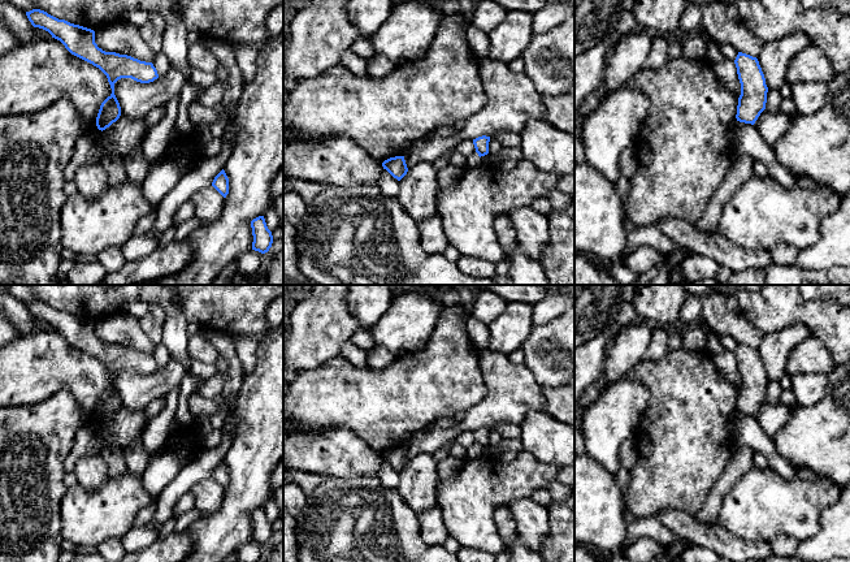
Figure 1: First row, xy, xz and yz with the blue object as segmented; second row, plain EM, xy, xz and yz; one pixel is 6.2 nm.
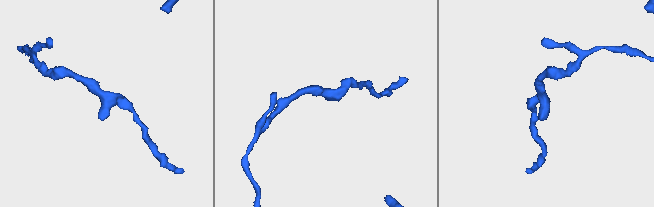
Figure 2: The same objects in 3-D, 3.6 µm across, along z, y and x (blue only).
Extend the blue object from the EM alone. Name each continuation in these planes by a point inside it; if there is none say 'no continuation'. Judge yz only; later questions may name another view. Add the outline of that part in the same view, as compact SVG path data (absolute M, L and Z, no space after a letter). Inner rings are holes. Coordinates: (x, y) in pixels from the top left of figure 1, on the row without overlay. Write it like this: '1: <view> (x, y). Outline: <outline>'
no continuation

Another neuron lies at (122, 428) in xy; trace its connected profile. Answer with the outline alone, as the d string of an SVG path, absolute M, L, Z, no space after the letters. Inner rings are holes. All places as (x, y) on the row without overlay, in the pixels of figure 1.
M123 406L103 422L105 441L122 449L139 438L148 424L144 410L127 410Z

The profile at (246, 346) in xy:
M251 336L234 337L235 353L242 363L244 375L251 373L256 366L259 342L259 338Z

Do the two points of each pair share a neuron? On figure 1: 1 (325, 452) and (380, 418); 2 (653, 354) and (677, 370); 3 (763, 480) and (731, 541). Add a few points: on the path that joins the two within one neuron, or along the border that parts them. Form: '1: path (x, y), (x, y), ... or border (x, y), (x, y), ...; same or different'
1: border (324, 428), (347, 427), (372, 449), (378, 452); different
2: border (668, 353), (658, 359), (643, 359); different
3: border (718, 522), (744, 539), (764, 541); different

